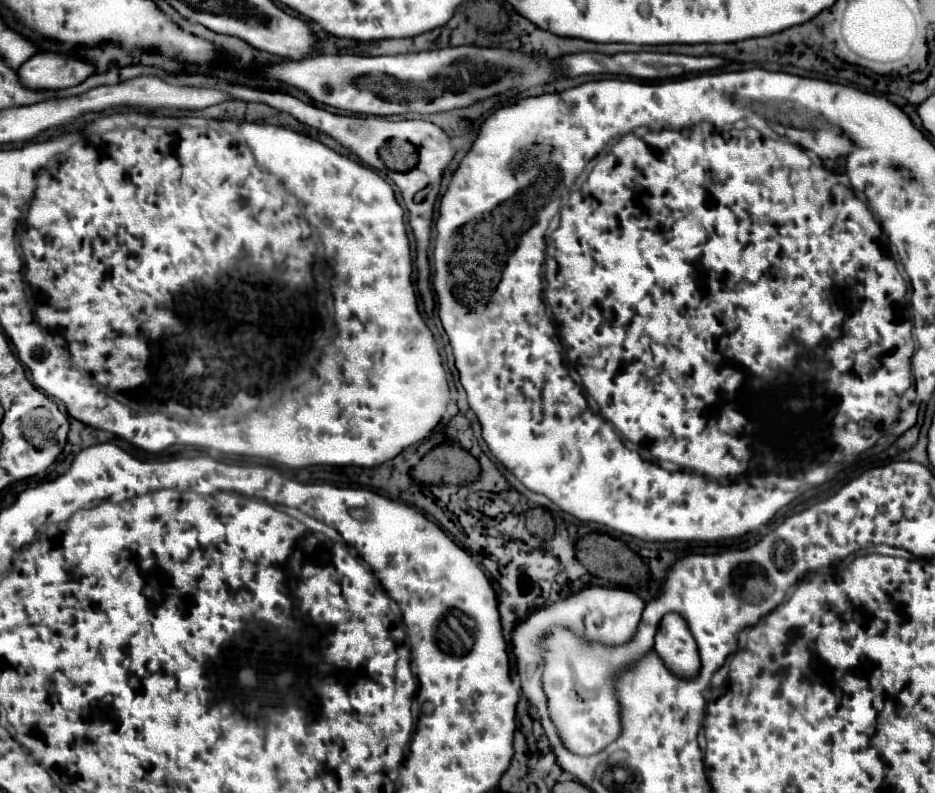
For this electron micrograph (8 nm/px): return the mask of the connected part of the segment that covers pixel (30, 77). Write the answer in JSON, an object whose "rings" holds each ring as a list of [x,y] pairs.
{"rings":[[[37,53],[19,67],[19,77],[29,89],[65,89],[93,73],[95,67],[89,61],[65,53]]]}

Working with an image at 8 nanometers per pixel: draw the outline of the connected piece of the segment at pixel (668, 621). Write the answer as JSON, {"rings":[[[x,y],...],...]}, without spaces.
{"rings":[[[667,613],[655,635],[655,649],[661,653],[665,665],[679,677],[695,677],[699,665],[699,651],[687,621],[677,613]]]}

